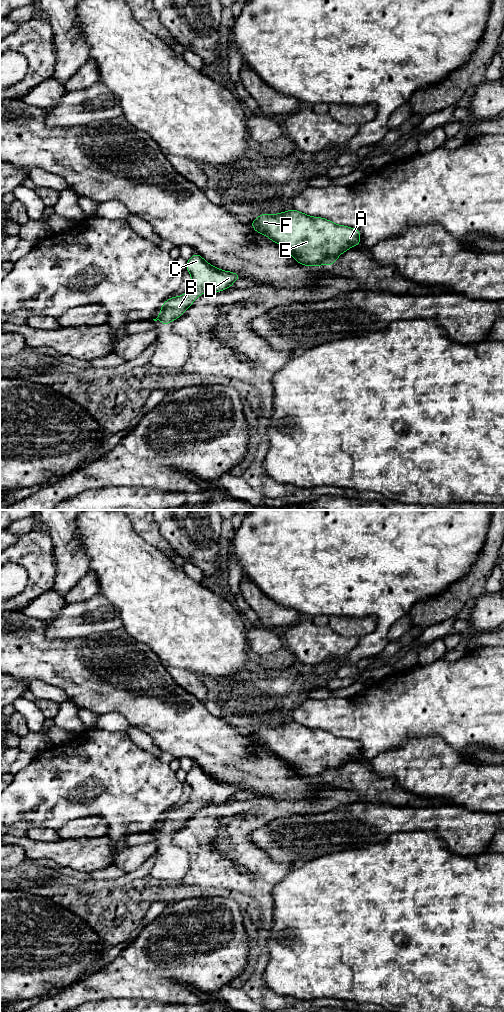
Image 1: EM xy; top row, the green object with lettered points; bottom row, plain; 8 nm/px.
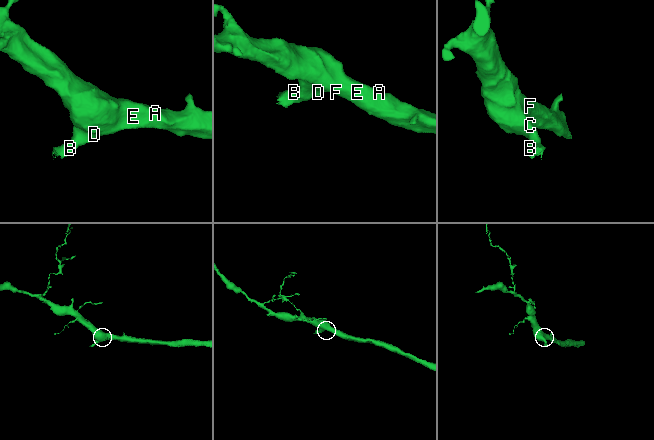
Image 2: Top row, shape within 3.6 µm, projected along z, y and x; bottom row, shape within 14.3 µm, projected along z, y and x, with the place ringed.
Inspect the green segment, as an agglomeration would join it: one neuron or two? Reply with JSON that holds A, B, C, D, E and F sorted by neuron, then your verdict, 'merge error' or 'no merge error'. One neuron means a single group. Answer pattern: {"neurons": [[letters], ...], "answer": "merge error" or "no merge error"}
{"neurons": [["A", "B", "C", "D", "E", "F"]], "answer": "no merge error"}

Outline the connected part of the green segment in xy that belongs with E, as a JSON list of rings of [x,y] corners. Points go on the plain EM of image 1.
[[[295,721],[278,726],[263,725],[250,735],[253,742],[282,758],[303,778],[335,776],[342,765],[360,757],[361,745],[358,741],[338,737],[322,729],[309,728]]]

